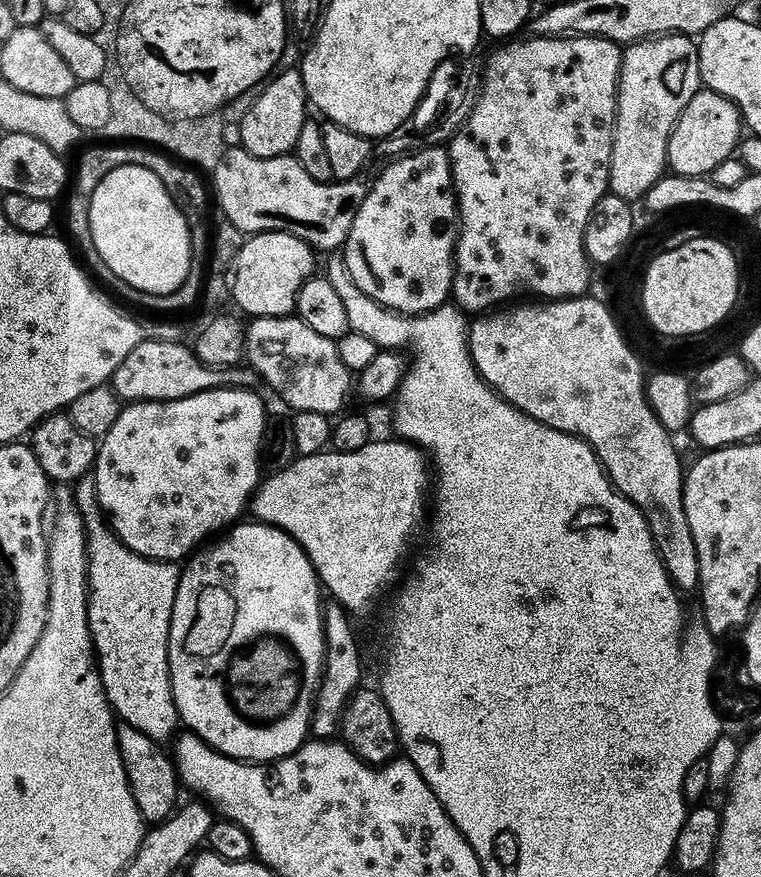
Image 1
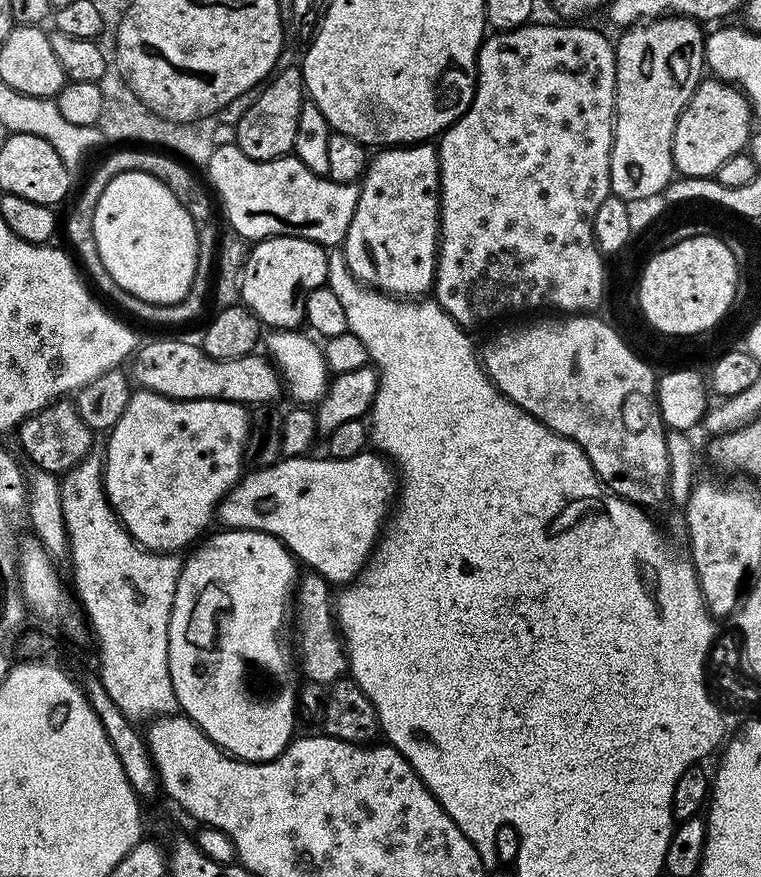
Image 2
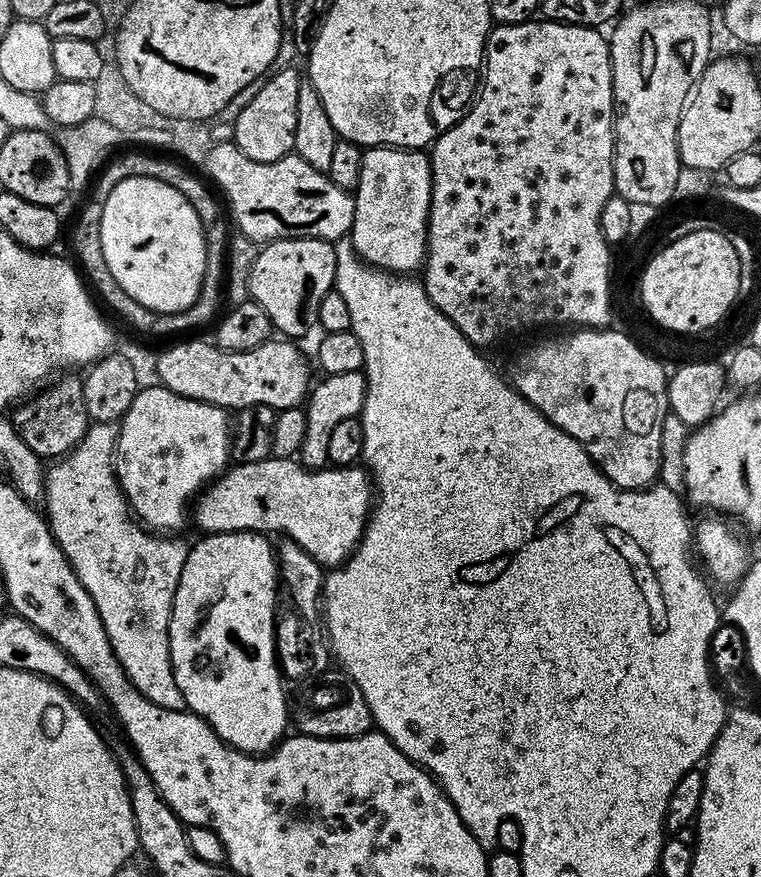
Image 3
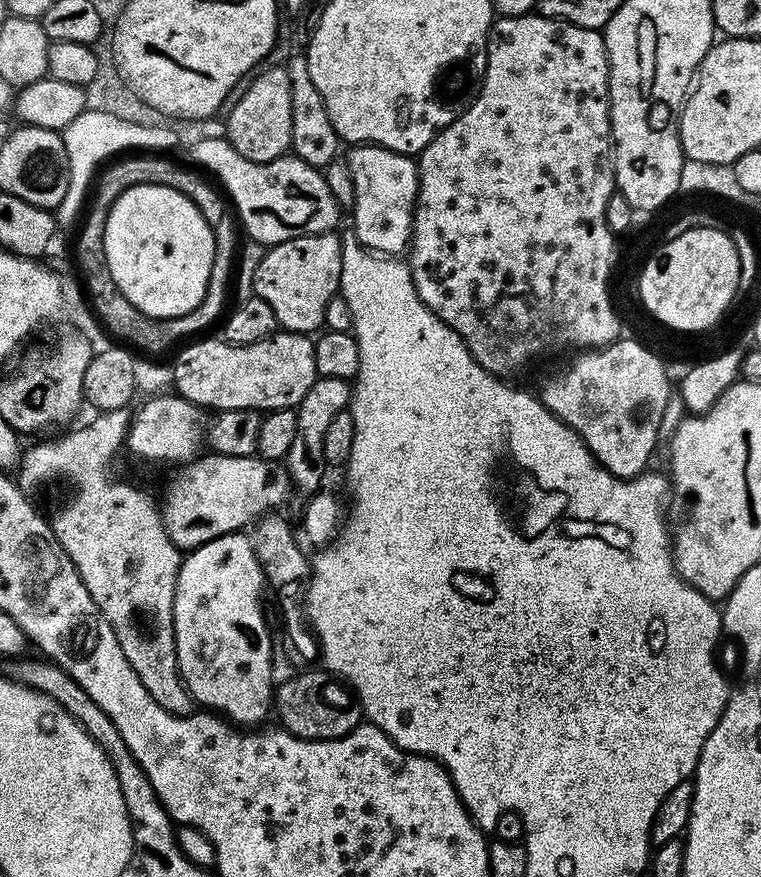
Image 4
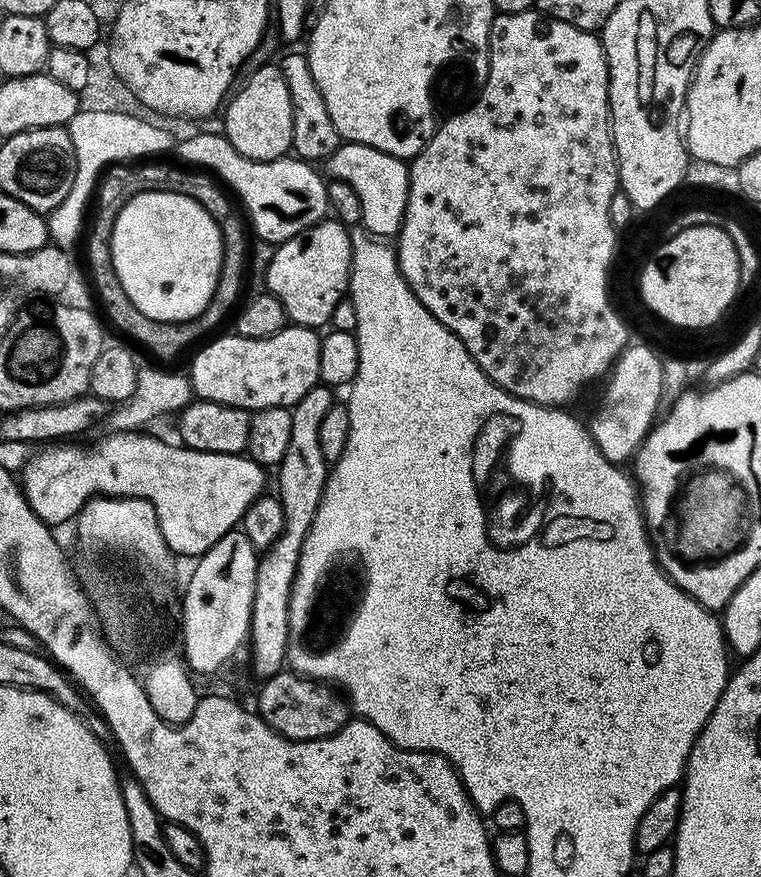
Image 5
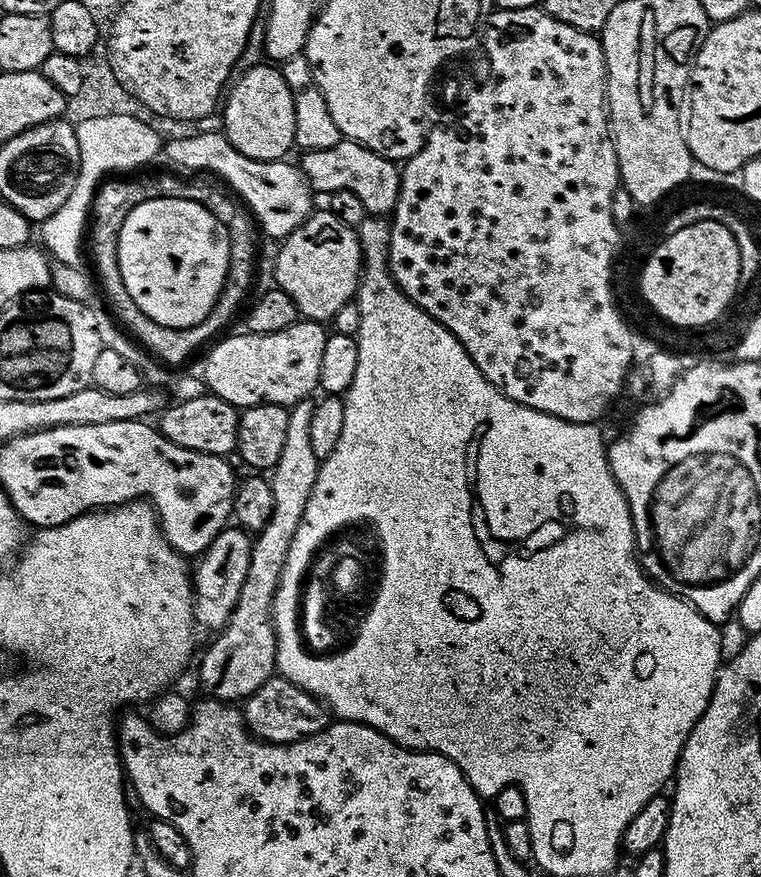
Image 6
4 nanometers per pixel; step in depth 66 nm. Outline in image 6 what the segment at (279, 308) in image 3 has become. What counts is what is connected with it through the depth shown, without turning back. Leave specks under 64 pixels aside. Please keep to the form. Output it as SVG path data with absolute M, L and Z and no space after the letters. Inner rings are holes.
M327 210L313 211L307 220L303 220L290 235L283 237L278 254L276 287L281 288L290 298L294 298L297 313L305 320L331 321L342 306L346 306L355 297L360 286L360 277L364 266L364 251L360 249L360 239L356 229L346 226L342 218L334 218Z

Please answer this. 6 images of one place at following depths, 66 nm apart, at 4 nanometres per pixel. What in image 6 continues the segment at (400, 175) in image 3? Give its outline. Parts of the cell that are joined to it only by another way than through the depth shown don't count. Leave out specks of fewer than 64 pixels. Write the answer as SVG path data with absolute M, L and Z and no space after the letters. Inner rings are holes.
M341 138L338 146L330 146L330 150L305 152L299 158L301 160L298 160L298 167L304 173L304 178L313 193L331 194L345 188L354 190L354 194L362 198L362 206L366 206L371 215L384 216L395 209L401 169L385 156L379 156L374 150L354 140Z

